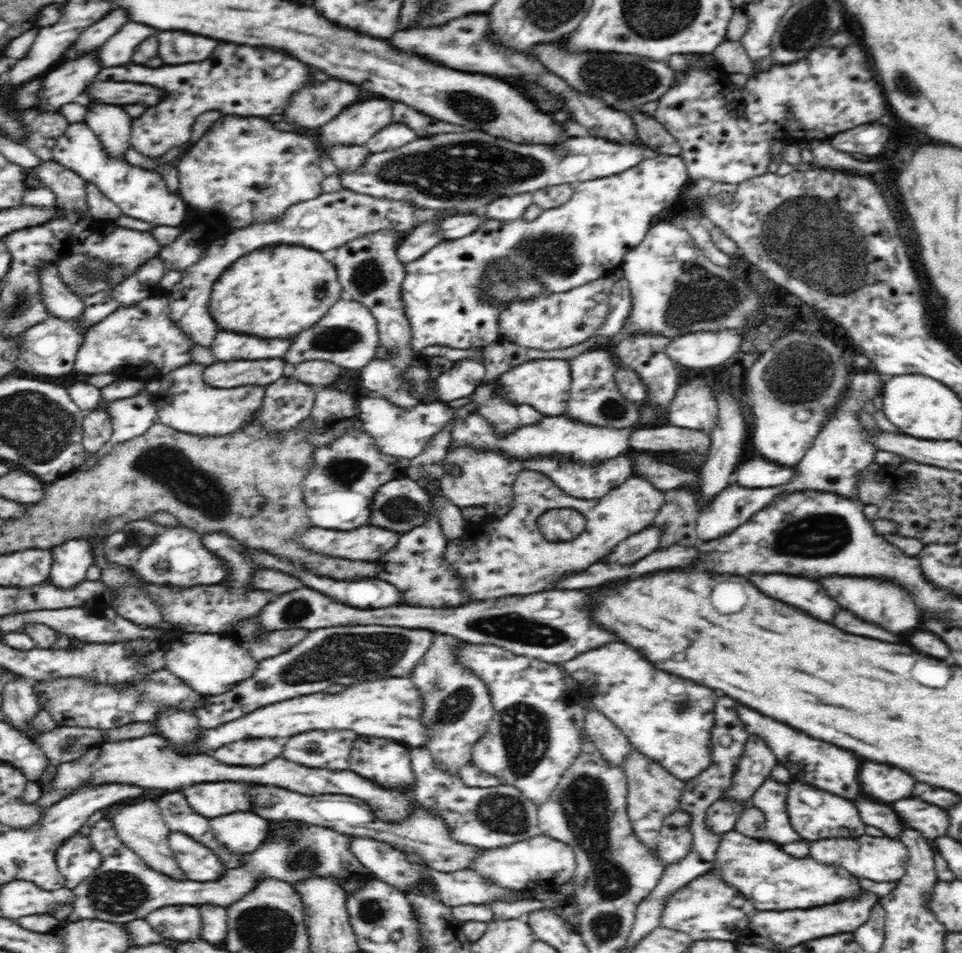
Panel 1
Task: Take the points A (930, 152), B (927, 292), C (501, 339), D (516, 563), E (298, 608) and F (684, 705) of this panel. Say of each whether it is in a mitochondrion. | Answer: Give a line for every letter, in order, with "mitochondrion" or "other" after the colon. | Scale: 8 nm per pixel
A: other
B: other
C: other
D: other
E: mitochondrion
F: mitochondrion

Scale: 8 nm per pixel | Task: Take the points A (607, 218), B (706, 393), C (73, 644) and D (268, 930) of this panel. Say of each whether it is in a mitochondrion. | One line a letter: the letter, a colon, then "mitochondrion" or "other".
A: other
B: other
C: other
D: mitochondrion

